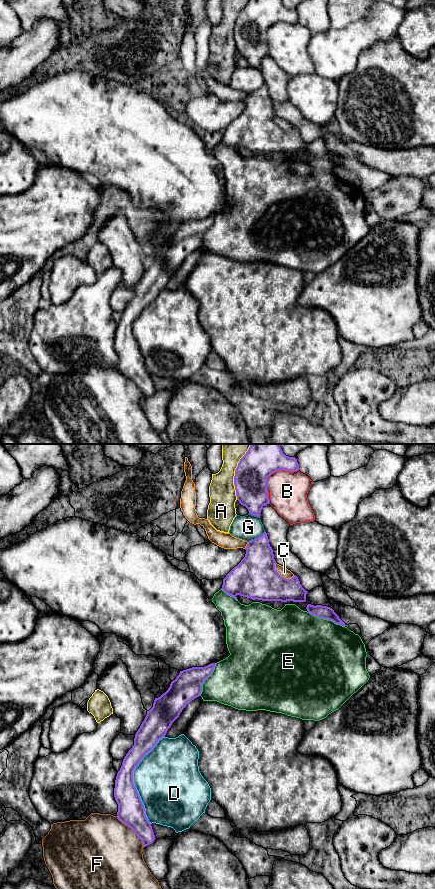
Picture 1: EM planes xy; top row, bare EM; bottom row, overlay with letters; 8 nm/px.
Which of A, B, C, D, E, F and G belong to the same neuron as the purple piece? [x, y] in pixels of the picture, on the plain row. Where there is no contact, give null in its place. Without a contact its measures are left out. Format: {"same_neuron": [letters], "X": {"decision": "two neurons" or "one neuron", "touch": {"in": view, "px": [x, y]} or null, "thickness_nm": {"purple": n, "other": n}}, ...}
{"same_neuron": [], "A": {"decision": "two neurons", "touch": {"in": "xy", "px": [235, 26]}, "thickness_nm": {"purple": 260, "other": 220}}, "B": {"decision": "two neurons", "touch": {"in": "xy", "px": [270, 26]}, "thickness_nm": {"purple": 260, "other": 320}}, "C": {"decision": "two neurons", "touch": {"in": "xy", "px": [281, 128]}, "thickness_nm": {"purple": 340, "other": 80}}, "D": {"decision": "two neurons", "touch": {"in": "xy", "px": [132, 331]}, "thickness_nm": {"purple": 220, "other": 460}}, "E": {"decision": "two neurons", "touch": {"in": "xy", "px": [326, 170]}, "thickness_nm": {"purple": 100, "other": 480}}, "F": {"decision": "two neurons", "touch": {"in": "xy", "px": [133, 382]}, "thickness_nm": {"purple": 220, "other": 480}}, "G": {"decision": "two neurons", "touch": {"in": "xy", "px": [256, 90]}, "thickness_nm": {"purple": 280, "other": 200}}}

